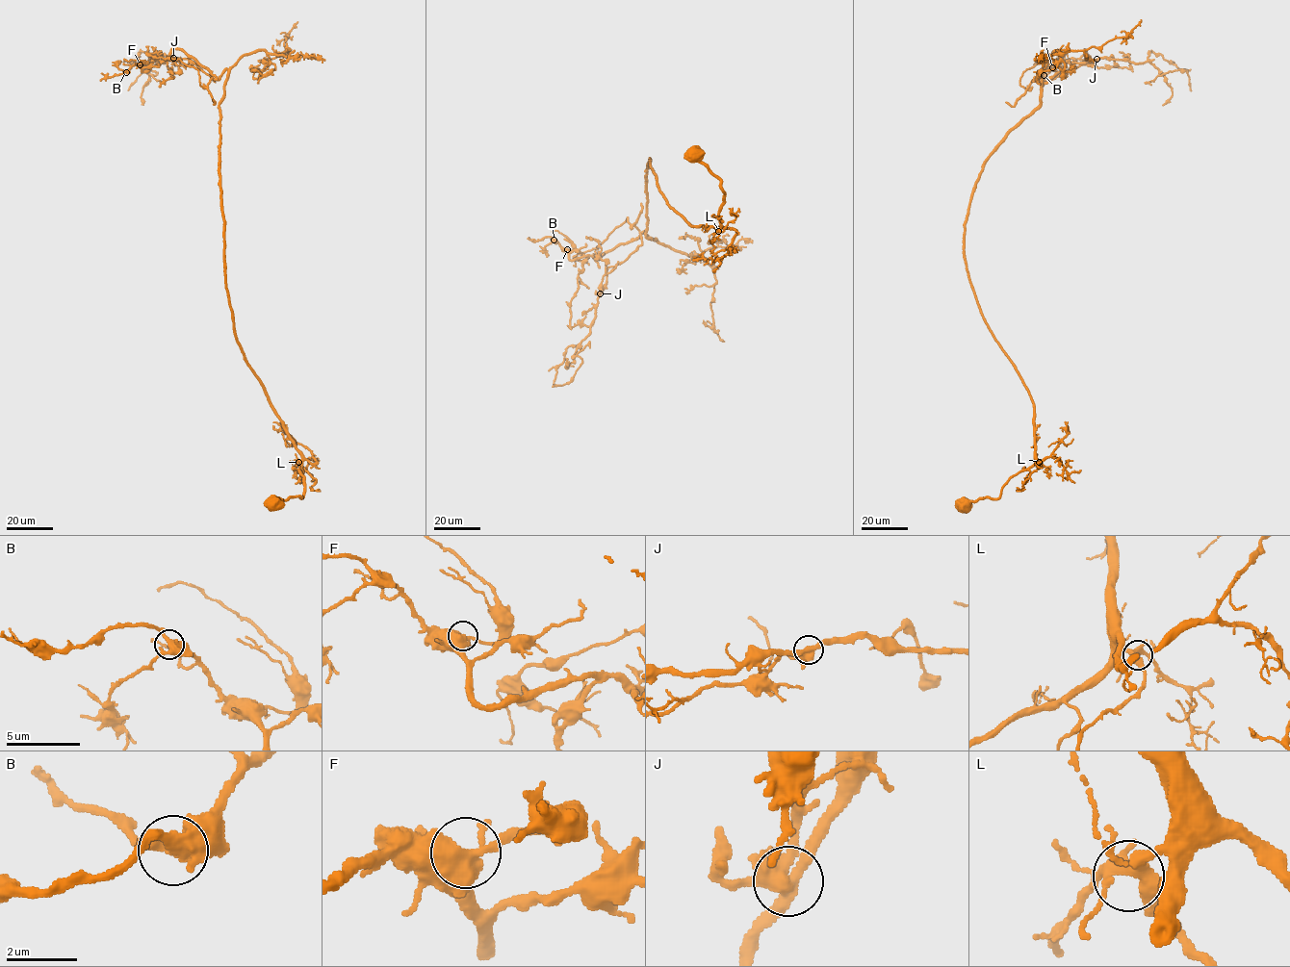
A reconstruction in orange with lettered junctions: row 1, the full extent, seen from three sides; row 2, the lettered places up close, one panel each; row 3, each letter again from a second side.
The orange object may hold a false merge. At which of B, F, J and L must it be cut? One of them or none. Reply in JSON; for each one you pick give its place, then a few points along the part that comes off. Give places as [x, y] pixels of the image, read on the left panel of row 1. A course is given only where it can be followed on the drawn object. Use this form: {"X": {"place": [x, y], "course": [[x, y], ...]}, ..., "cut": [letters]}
{"J": {"place": [173, 58], "course": [[173, 58], [192, 61], [215, 81], [205, 88], [198, 70], [179, 59], [149, 55], [162, 54]]}, "cut": ["J"]}

